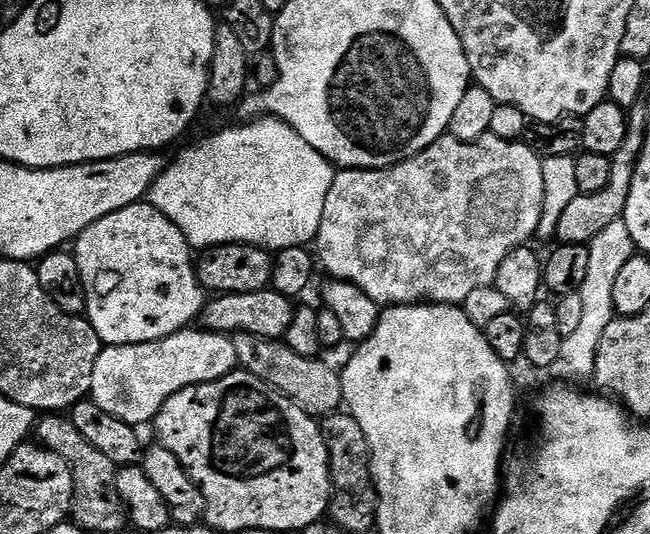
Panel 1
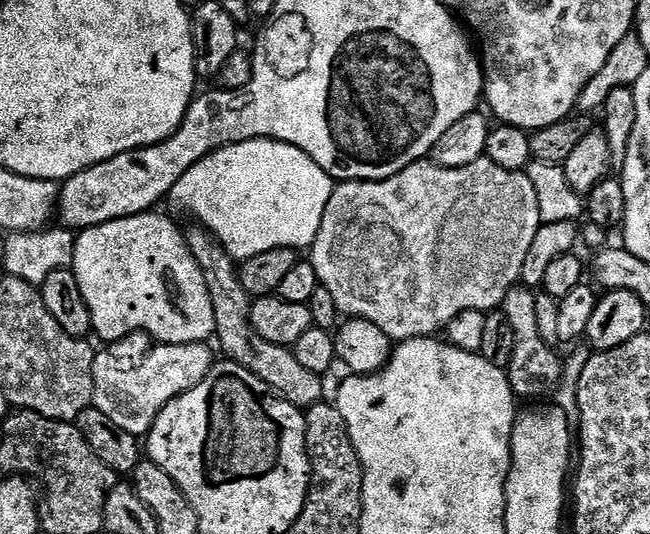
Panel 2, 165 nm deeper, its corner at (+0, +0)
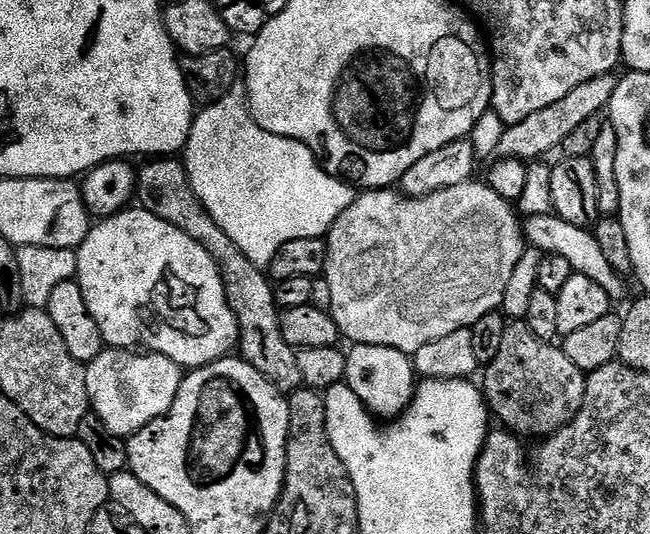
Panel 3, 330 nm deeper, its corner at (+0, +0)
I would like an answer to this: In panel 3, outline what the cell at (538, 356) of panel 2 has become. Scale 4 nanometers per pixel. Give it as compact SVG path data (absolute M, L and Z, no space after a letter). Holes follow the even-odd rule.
M509 323L494 362L487 364L483 372L482 391L487 399L491 415L495 419L497 416L504 423L501 425L513 434L519 434L521 437L540 436L539 438L547 438L578 414L584 394L586 373L578 370L578 366L574 366L574 362L570 362L570 358L566 358L563 347L553 346L551 343L539 340L530 331L527 323Z

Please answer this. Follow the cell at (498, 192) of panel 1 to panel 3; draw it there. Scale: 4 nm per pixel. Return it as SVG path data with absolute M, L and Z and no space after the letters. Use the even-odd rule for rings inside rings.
M470 179L464 184L438 190L429 196L405 196L396 190L364 190L357 195L356 201L337 218L326 237L328 257L322 278L330 282L330 302L332 303L330 311L345 341L370 346L390 346L394 350L415 354L418 350L422 350L422 346L430 342L438 342L438 338L446 338L446 334L454 334L454 330L471 328L474 322L478 322L478 318L500 308L502 298L506 294L506 285L510 283L510 274L514 274L514 266L518 266L518 258L522 258L526 247L524 230L513 201L502 198L502 194L494 194L494 190L490 190L486 182L476 183L475 179Z

